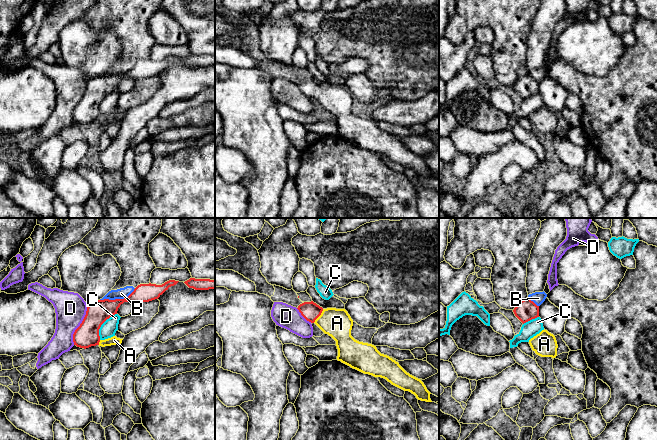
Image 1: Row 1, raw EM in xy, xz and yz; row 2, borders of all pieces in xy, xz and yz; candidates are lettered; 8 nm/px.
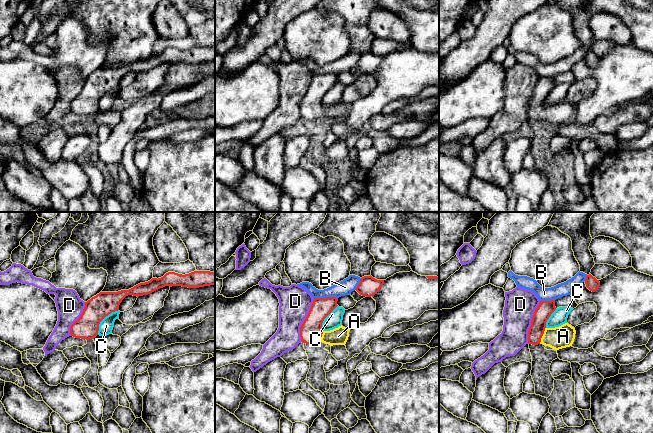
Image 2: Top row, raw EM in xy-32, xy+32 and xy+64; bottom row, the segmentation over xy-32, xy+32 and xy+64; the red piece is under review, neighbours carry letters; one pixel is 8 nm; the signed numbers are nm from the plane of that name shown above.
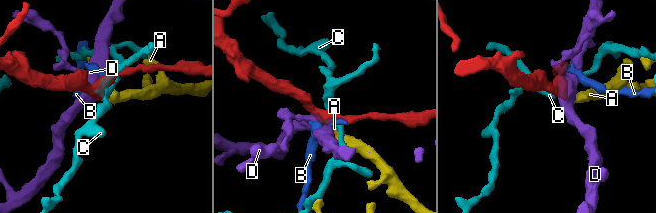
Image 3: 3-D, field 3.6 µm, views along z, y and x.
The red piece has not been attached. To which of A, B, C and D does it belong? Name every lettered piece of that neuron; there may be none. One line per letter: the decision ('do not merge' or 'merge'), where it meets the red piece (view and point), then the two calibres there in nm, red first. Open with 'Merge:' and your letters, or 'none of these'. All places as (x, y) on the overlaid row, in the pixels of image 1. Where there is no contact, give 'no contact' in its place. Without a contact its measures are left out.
Merge: A
A: merge | xz (319, 315) | 150/240 nm
B: do not merge | xy (117, 299) | 180/90 nm
C: do not merge | xy (101, 324) | 190/130 nm
D: do not merge | xy (80, 325) | 190/260 nm

